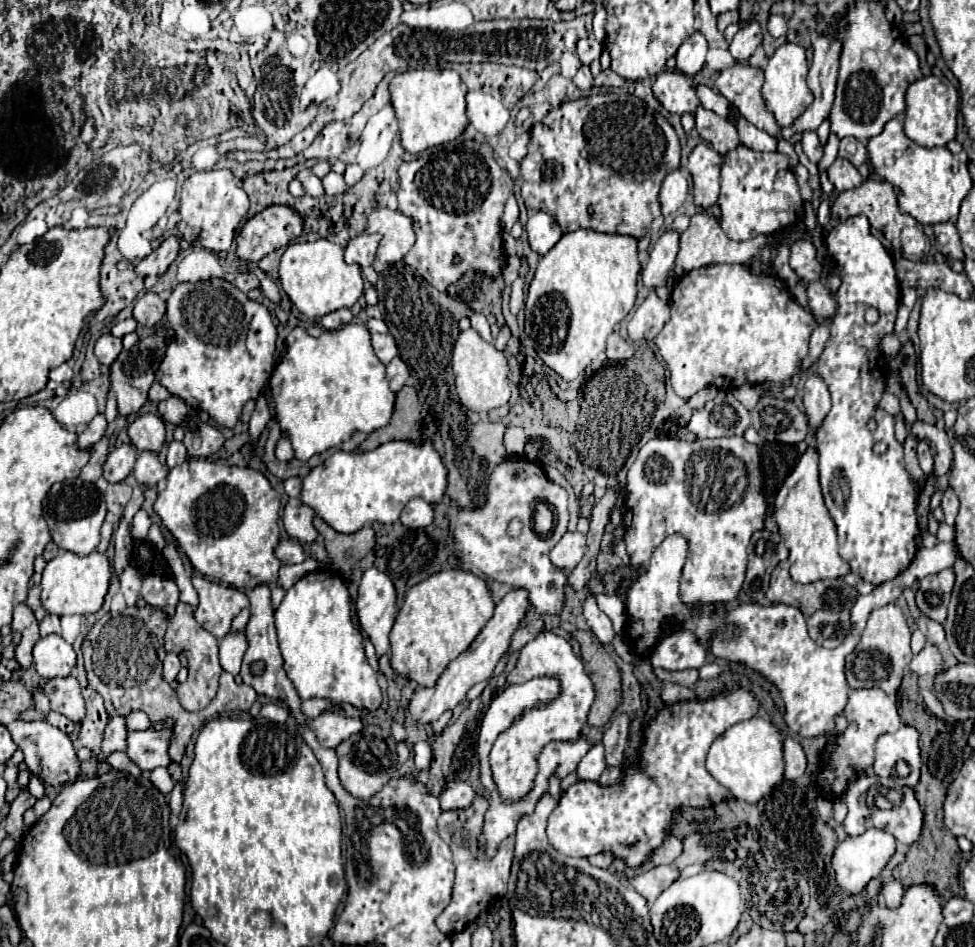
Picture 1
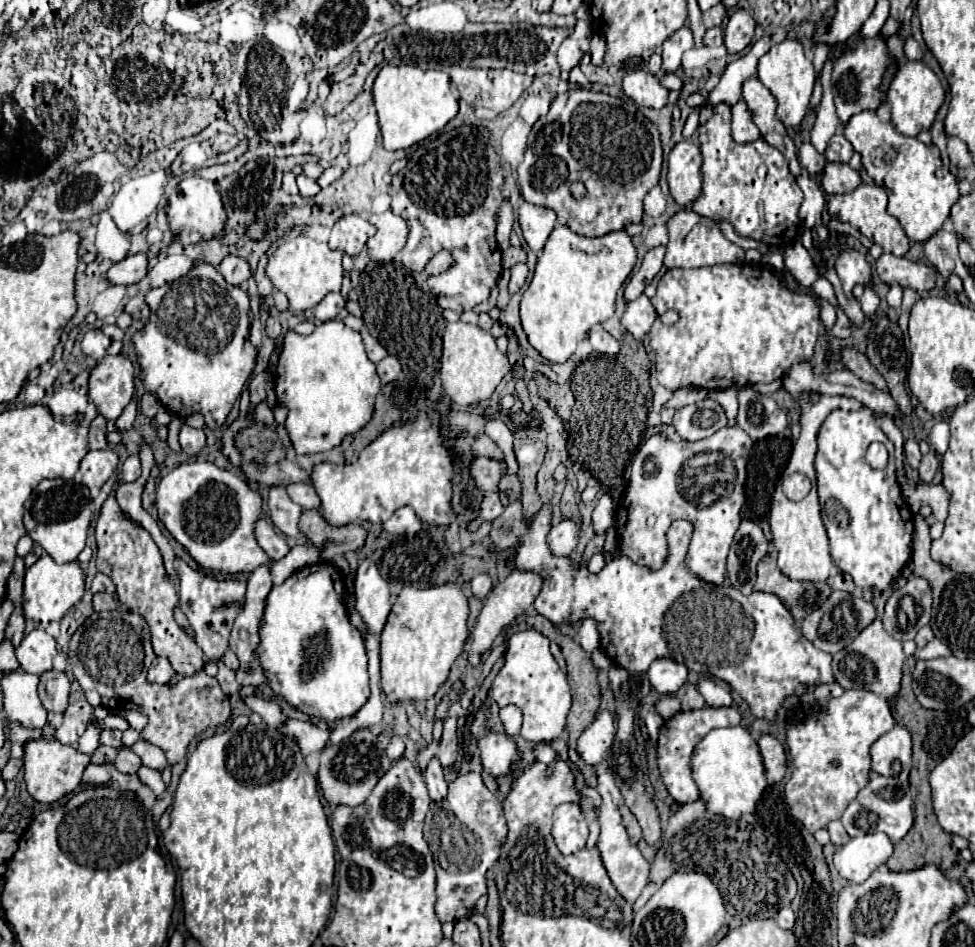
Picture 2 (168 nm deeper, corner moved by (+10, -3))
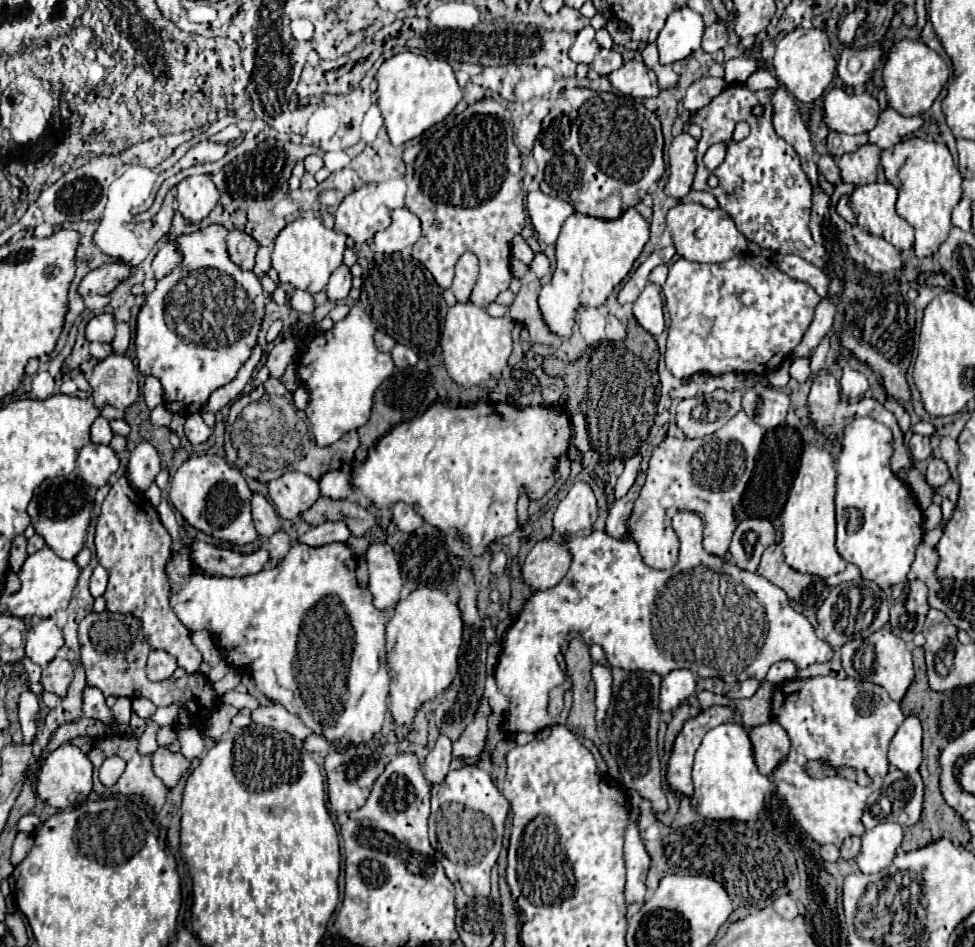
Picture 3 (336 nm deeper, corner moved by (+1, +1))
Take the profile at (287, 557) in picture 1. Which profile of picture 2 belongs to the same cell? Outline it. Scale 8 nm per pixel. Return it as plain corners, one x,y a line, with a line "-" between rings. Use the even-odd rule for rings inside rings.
259,520
255,524
255,536
257,536
257,542
259,546
267,552
267,556
275,562
275,560
281,560
283,556
287,556
289,552
289,544
285,542
283,536
279,536
273,526
267,522
267,520

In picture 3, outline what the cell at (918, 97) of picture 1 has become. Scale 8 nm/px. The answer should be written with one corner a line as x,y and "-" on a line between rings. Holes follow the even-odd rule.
902,38
886,54
884,68
882,68
882,80
884,80
884,90
888,96
888,106
898,110
902,116
924,114
932,106
936,96
940,94
948,76
950,76
948,64
932,48
928,48
922,40

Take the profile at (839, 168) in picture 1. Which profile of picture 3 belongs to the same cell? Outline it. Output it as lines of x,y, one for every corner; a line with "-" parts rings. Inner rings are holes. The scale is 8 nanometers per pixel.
864,144
852,154
844,154
838,160
842,180
852,184
870,184
876,182
880,166
880,148
876,144

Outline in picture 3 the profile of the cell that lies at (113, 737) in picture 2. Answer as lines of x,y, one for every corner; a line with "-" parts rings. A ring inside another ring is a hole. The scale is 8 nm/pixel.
86,686
82,692
82,712
88,718
96,718
104,724
112,724
112,712
104,702
104,694
98,688

